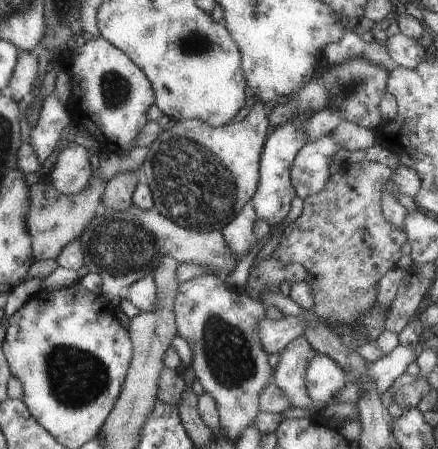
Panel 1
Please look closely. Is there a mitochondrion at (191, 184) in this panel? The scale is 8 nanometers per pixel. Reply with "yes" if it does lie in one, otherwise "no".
yes

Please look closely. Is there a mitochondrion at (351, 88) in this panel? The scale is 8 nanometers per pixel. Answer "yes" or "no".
yes

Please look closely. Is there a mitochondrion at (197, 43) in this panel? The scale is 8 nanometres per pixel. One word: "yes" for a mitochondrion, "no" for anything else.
yes

